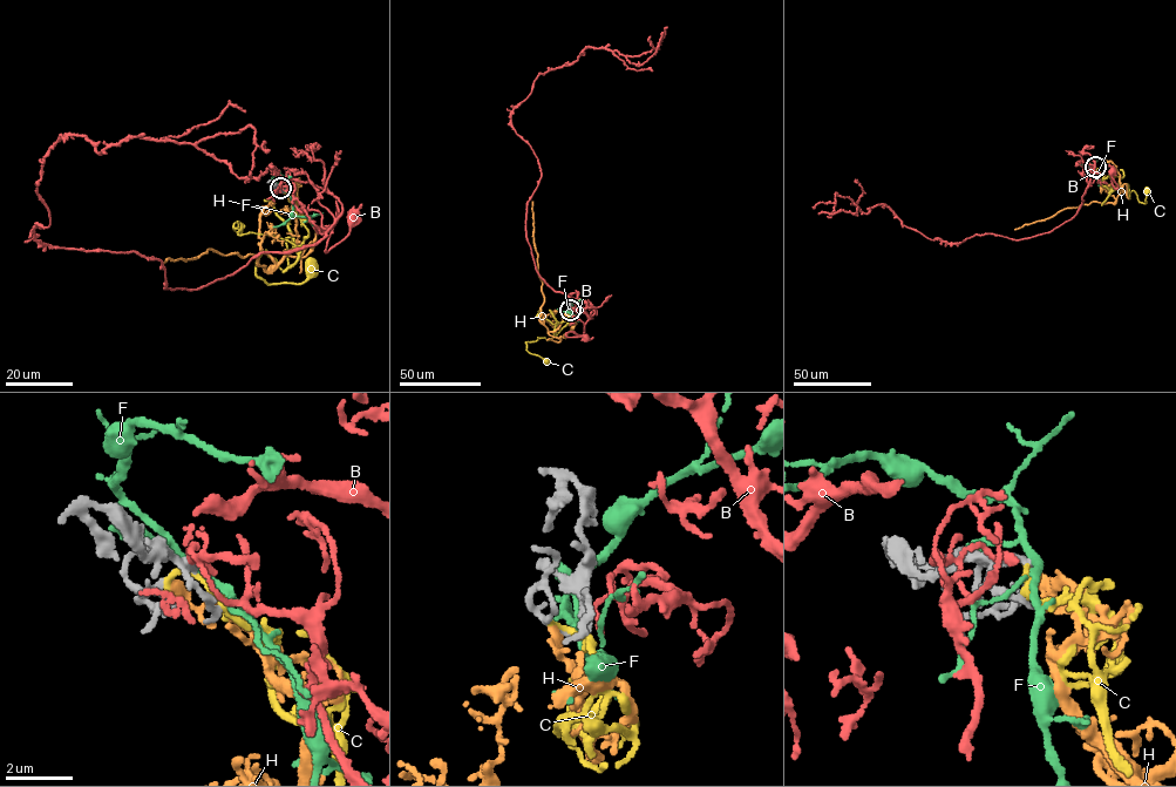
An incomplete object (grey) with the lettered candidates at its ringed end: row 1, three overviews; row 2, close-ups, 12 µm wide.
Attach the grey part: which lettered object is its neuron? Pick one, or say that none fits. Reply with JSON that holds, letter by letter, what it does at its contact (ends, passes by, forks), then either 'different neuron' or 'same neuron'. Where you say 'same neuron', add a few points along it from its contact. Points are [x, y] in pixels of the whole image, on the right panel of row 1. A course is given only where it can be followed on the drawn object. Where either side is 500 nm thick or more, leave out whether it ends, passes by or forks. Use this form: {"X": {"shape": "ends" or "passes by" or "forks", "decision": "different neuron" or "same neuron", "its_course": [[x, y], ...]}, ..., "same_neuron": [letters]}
{"B": {"shape": "ends", "decision": "different neuron"}, "C": {"shape": "ends", "decision": "different neuron"}, "F": {"shape": "forks", "decision": "different neuron"}, "H": {"shape": "ends", "decision": "different neuron"}, "same_neuron": []}

